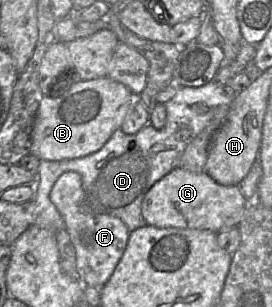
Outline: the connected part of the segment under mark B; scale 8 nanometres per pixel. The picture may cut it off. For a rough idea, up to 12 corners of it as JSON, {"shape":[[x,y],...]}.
{"shape":[[109,77],[43,96],[30,154],[97,152],[135,96]]}

